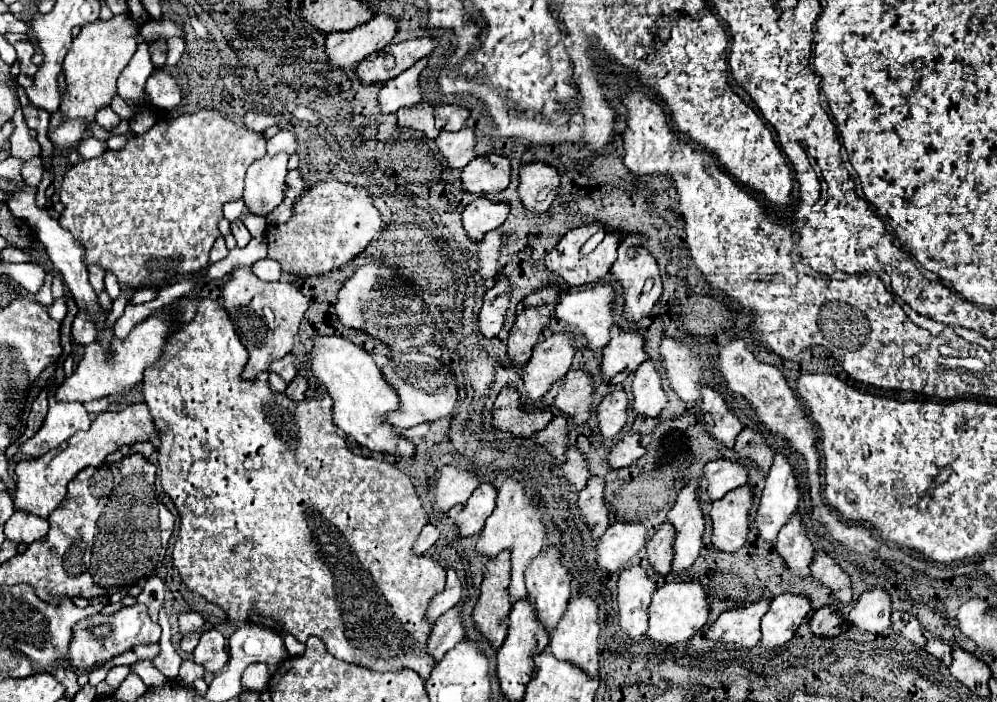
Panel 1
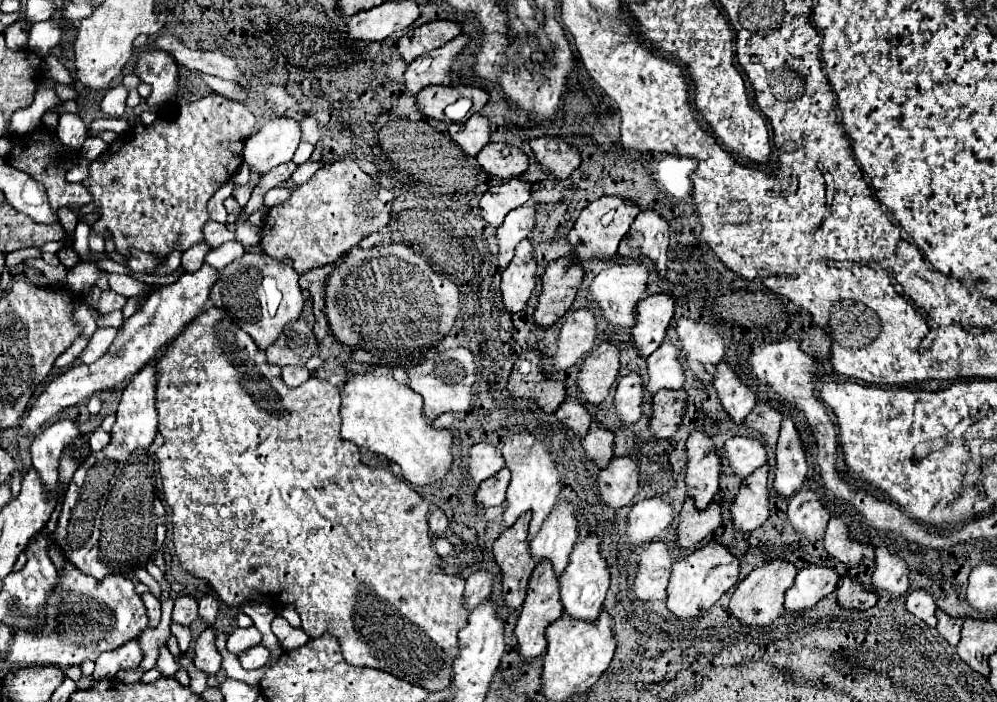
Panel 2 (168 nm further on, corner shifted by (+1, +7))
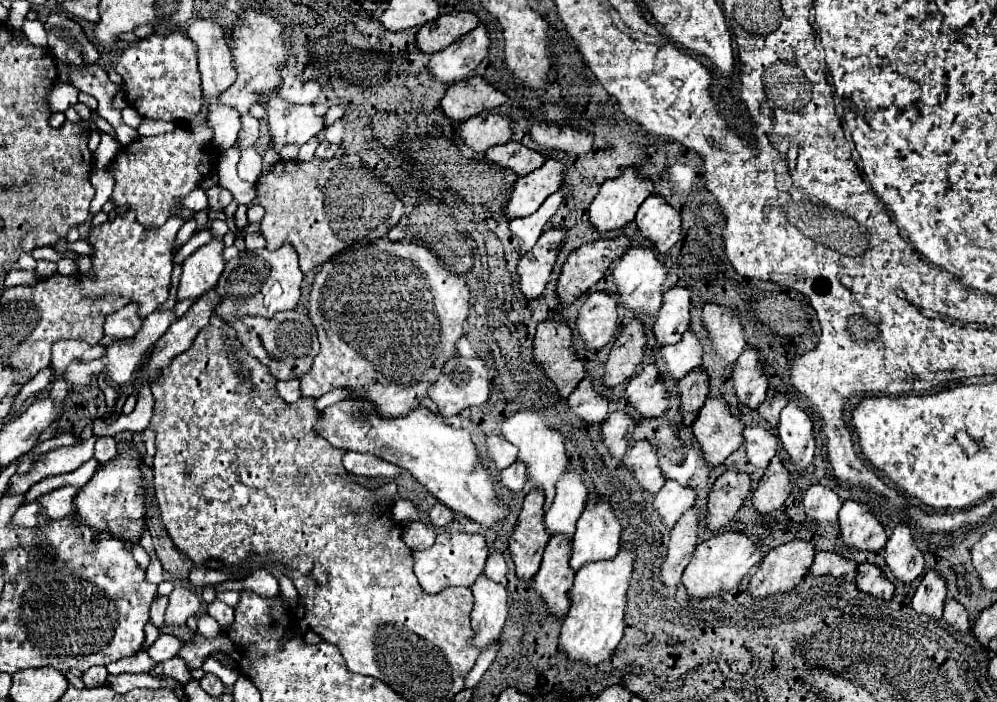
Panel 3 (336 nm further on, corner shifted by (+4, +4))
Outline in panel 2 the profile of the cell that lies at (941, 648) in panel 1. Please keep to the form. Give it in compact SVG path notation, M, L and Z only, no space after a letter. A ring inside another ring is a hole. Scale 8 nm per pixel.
M937 609L935 617L937 617L937 631L939 631L939 635L943 635L943 639L949 645L957 645L963 619L955 619L955 617L947 615L947 613L943 613L941 609Z

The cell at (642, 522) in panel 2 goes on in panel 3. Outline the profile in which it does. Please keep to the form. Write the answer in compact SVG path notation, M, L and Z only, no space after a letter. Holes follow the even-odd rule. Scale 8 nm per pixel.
M666 480L666 484L662 486L662 490L656 494L654 500L654 510L660 514L662 522L666 526L674 526L678 522L678 518L694 506L696 500L696 492L690 486L682 486L676 480Z

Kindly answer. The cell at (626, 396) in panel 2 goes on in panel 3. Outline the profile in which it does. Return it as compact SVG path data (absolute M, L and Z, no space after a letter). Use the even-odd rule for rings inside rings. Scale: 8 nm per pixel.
M654 364L646 366L638 376L630 378L626 386L628 404L632 404L646 418L662 416L670 408L668 396L670 392L666 390L666 384Z

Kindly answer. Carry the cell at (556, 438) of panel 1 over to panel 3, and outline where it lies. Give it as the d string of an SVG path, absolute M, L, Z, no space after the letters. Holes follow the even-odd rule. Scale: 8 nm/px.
M586 376L570 394L570 410L588 422L602 422L608 416L608 396L594 390L594 378Z

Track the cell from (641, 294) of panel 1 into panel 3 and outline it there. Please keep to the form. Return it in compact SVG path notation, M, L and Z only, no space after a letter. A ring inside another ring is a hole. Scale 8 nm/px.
M656 194L644 200L636 214L636 224L662 254L680 240L680 212Z

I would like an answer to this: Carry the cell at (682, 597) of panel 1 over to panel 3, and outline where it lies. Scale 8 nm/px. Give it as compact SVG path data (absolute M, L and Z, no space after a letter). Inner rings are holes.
M724 532L720 536L712 536L696 546L696 554L692 556L692 562L686 566L682 574L682 584L686 586L690 596L706 598L710 594L720 594L724 590L730 590L740 584L744 574L752 566L756 566L762 560L762 552L758 548L758 542L744 534L744 532Z

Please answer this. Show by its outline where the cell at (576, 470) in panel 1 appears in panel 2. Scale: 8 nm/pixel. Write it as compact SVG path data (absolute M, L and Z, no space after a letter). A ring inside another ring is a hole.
M593 423L589 433L583 437L581 447L583 447L585 455L599 469L603 469L611 461L611 455L613 455L613 433L609 433L607 429L599 427L597 423Z

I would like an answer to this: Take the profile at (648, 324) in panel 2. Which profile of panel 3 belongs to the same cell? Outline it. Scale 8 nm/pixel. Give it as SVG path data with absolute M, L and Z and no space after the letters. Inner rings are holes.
M672 288L664 292L664 304L654 324L654 334L660 346L680 342L682 334L690 328L692 294L688 288Z

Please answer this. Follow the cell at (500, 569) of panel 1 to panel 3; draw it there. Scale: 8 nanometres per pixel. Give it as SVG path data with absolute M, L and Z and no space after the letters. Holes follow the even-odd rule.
M530 490L524 498L524 508L516 530L510 538L510 554L516 562L516 574L522 582L534 578L542 562L542 552L550 540L544 526L544 490Z

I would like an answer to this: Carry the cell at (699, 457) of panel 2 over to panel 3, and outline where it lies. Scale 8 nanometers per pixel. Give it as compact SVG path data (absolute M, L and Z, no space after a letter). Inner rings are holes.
M708 398L692 428L710 466L722 464L744 444L742 430L746 426L738 416L730 414L730 404L724 398Z

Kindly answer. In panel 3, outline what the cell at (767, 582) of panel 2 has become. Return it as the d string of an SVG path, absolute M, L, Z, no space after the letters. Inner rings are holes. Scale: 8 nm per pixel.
M792 540L772 548L758 572L750 580L750 592L754 598L776 596L778 592L792 590L814 562L814 546L808 540Z

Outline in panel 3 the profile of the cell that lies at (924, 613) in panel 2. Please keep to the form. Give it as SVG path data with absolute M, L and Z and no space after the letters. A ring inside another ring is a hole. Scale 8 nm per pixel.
M928 570L912 598L912 608L918 614L942 618L944 600L946 600L946 580L936 570Z

